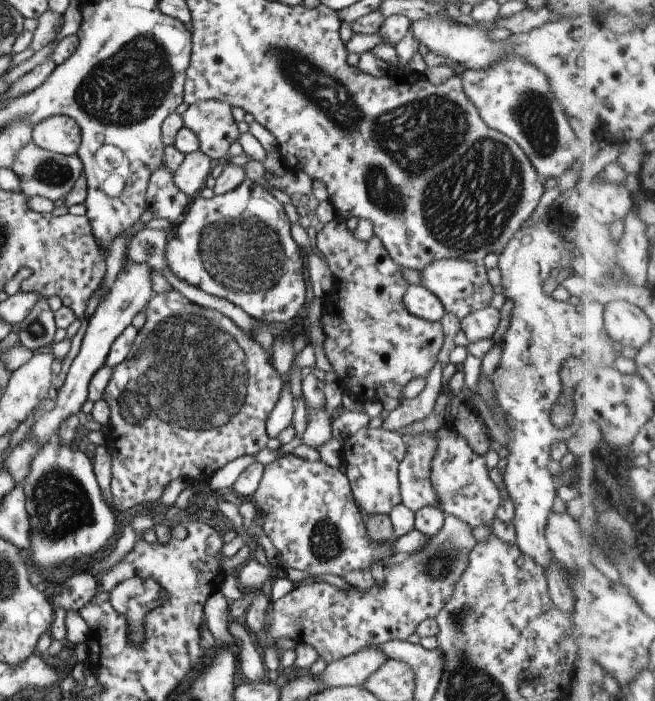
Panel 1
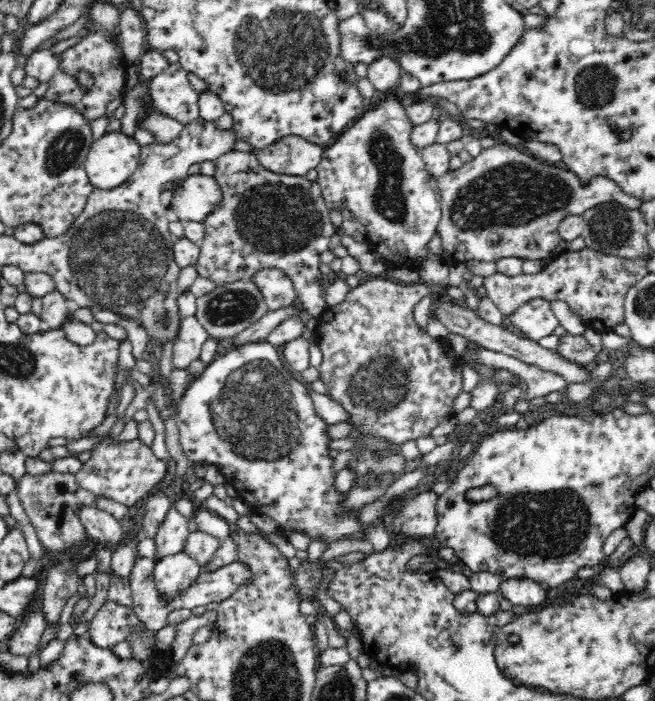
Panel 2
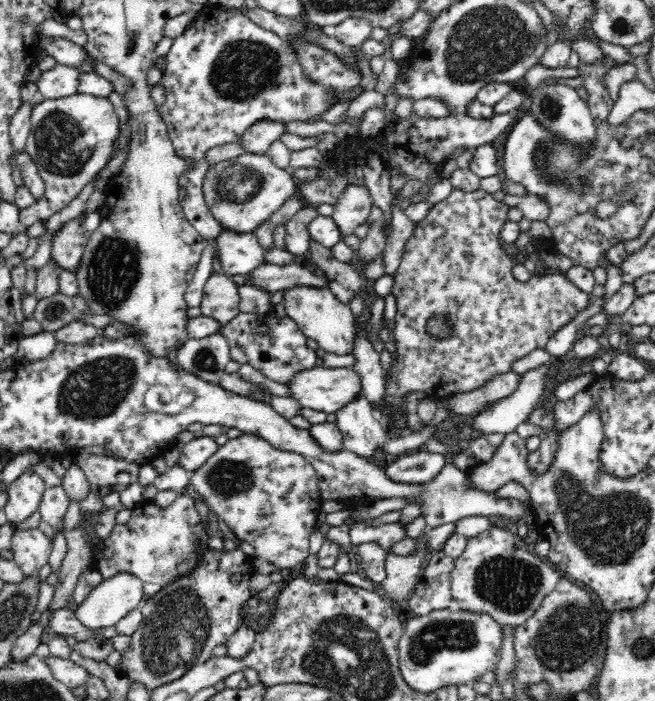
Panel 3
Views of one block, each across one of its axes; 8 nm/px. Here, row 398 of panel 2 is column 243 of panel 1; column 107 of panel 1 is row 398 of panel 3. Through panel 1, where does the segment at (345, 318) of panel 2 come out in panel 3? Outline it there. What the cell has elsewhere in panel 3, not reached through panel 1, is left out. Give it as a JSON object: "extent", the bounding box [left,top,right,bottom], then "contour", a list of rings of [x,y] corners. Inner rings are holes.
{"extent":[386,189,590,440],"contour":[[[454,189],[450,195],[444,200],[436,203],[424,219],[415,223],[415,227],[412,236],[406,241],[406,246],[404,246],[404,254],[402,260],[400,261],[399,267],[393,274],[394,283],[391,289],[391,294],[396,299],[396,306],[398,306],[398,312],[394,320],[394,329],[392,330],[392,335],[394,336],[394,343],[396,346],[397,356],[393,358],[393,372],[391,375],[387,376],[387,394],[386,394],[386,405],[392,403],[394,405],[392,414],[388,416],[388,425],[386,427],[386,434],[388,434],[391,440],[396,440],[400,437],[400,433],[405,429],[406,420],[405,410],[402,409],[404,404],[404,397],[408,395],[411,391],[420,391],[424,393],[426,398],[433,398],[435,402],[439,400],[447,400],[450,396],[456,395],[458,393],[464,393],[465,391],[473,391],[475,389],[481,388],[489,379],[495,375],[501,375],[503,373],[512,372],[512,365],[516,360],[519,360],[526,355],[530,354],[533,350],[537,348],[545,348],[545,345],[554,334],[556,334],[560,329],[562,329],[566,324],[570,324],[578,316],[579,312],[582,312],[588,307],[588,302],[590,300],[590,293],[580,290],[576,287],[574,283],[566,277],[566,274],[553,273],[540,275],[538,273],[532,274],[526,282],[520,282],[512,275],[512,267],[514,262],[512,258],[506,254],[502,246],[500,245],[500,233],[504,223],[508,221],[507,212],[509,207],[503,203],[503,201],[495,200],[492,194],[484,190],[478,190],[474,192],[464,192],[462,190]],[[430,318],[445,318],[449,326],[454,326],[453,334],[446,339],[434,339],[434,337],[428,335],[426,331],[426,324]]]}

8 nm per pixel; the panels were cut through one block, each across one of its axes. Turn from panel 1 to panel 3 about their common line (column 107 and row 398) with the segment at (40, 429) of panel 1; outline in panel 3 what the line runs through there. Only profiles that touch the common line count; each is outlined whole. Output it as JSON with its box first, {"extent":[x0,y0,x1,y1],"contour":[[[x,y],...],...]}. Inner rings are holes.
{"extent":[287,368,363,412],"contour":[[[312,368],[304,370],[287,385],[302,408],[336,412],[363,394],[358,372],[352,368]]]}

